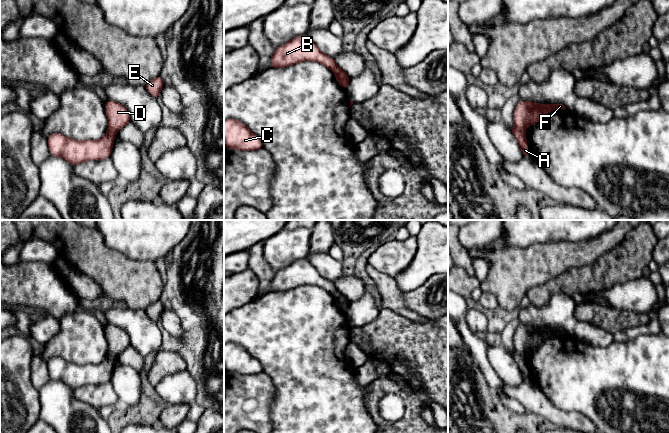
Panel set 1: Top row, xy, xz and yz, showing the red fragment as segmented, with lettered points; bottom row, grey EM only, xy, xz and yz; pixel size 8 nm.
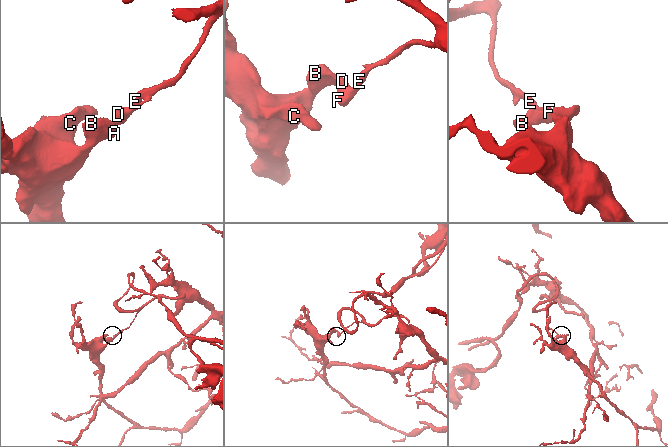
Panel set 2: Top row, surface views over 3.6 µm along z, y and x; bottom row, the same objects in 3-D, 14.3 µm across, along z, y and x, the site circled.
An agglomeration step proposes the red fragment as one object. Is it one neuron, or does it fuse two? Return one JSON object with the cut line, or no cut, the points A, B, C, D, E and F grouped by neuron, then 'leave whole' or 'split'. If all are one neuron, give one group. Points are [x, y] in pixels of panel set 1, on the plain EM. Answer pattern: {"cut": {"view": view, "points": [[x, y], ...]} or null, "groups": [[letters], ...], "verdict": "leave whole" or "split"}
{"cut": {"view": "yz", "points": [[514, 350], [523, 356]]}, "groups": [["A", "B", "C"], ["D", "E", "F"]], "verdict": "split"}

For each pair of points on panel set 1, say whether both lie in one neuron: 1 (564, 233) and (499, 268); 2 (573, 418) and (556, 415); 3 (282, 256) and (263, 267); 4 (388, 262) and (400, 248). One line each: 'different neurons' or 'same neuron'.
1: different neurons
2: same neuron
3: different neurons
4: same neuron

